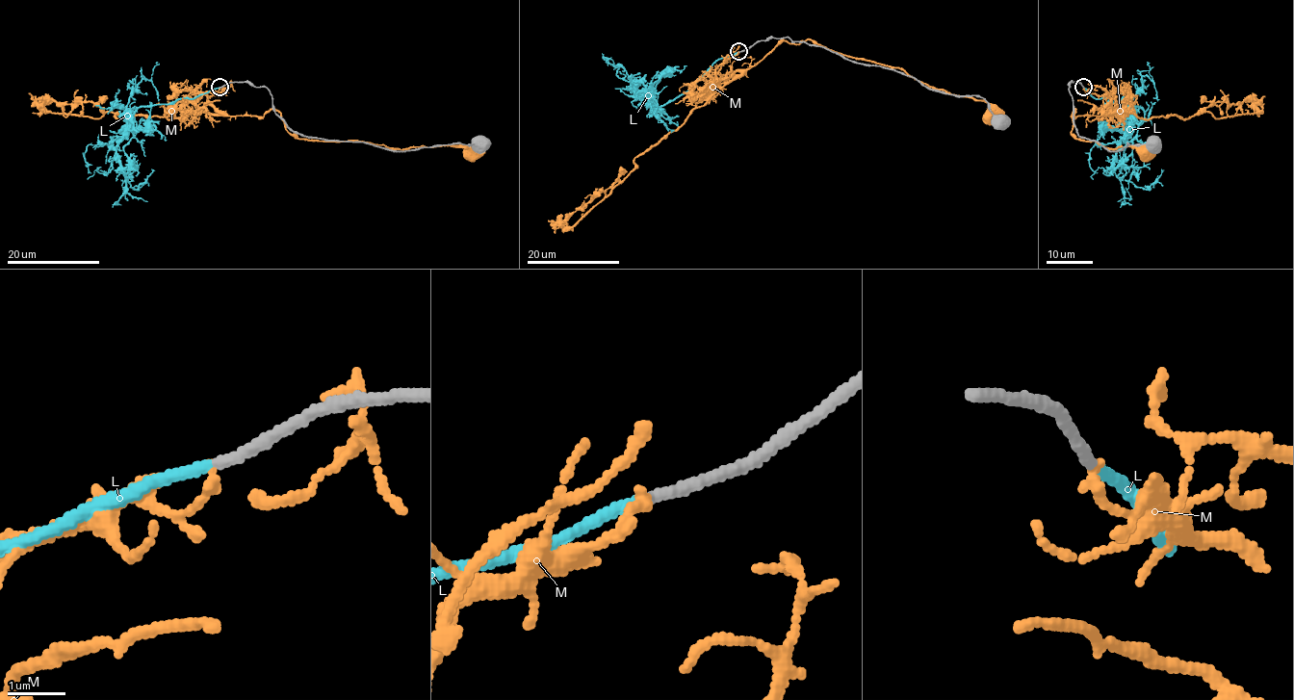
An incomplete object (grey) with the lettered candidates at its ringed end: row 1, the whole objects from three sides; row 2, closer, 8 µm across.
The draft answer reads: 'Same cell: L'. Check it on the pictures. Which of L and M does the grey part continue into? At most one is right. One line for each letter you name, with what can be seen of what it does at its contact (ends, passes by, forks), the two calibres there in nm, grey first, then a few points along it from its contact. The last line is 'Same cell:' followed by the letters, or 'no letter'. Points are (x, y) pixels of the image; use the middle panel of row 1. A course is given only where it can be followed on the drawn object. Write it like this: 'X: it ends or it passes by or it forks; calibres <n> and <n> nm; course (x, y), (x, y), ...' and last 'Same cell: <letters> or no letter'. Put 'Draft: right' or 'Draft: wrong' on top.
Draft: right
L: it ends; calibres 200 and 190 nm; course (738, 52), (720, 58), (655, 112), (643, 100), (652, 92), (653, 100), (645, 98), (670, 129)
Same cell: L

